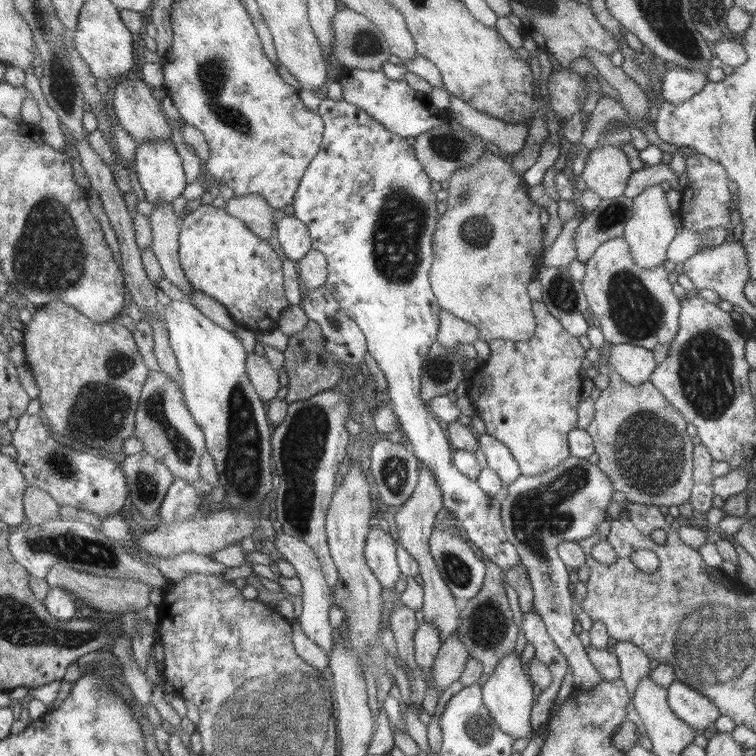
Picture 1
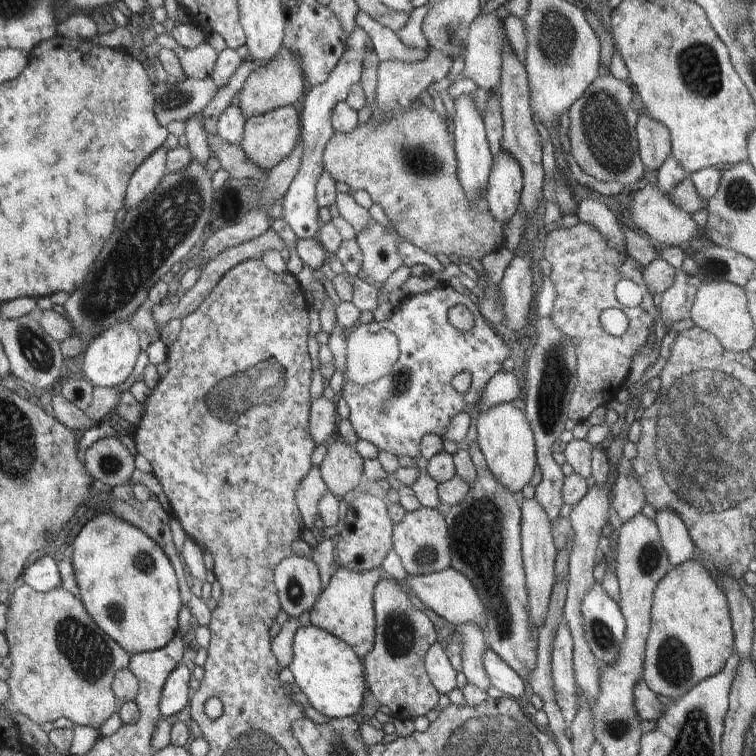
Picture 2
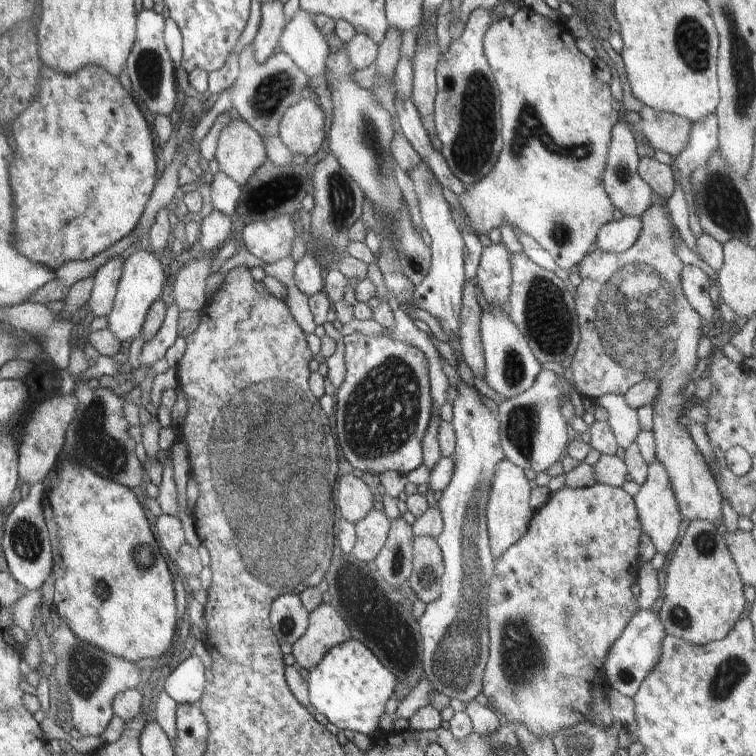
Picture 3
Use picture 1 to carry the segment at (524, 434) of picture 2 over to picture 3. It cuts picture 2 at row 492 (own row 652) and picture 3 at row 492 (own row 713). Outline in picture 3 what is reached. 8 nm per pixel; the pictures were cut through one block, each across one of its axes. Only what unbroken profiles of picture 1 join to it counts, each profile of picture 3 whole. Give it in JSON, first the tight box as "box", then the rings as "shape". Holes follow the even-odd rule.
{"box":[486,458,534,560],"shape":[[[506,458],[496,466],[496,478],[492,482],[486,511],[490,552],[494,560],[498,560],[508,548],[514,546],[528,532],[530,519],[534,514],[534,510],[530,508],[532,489],[523,469],[519,466],[512,464]]]}

